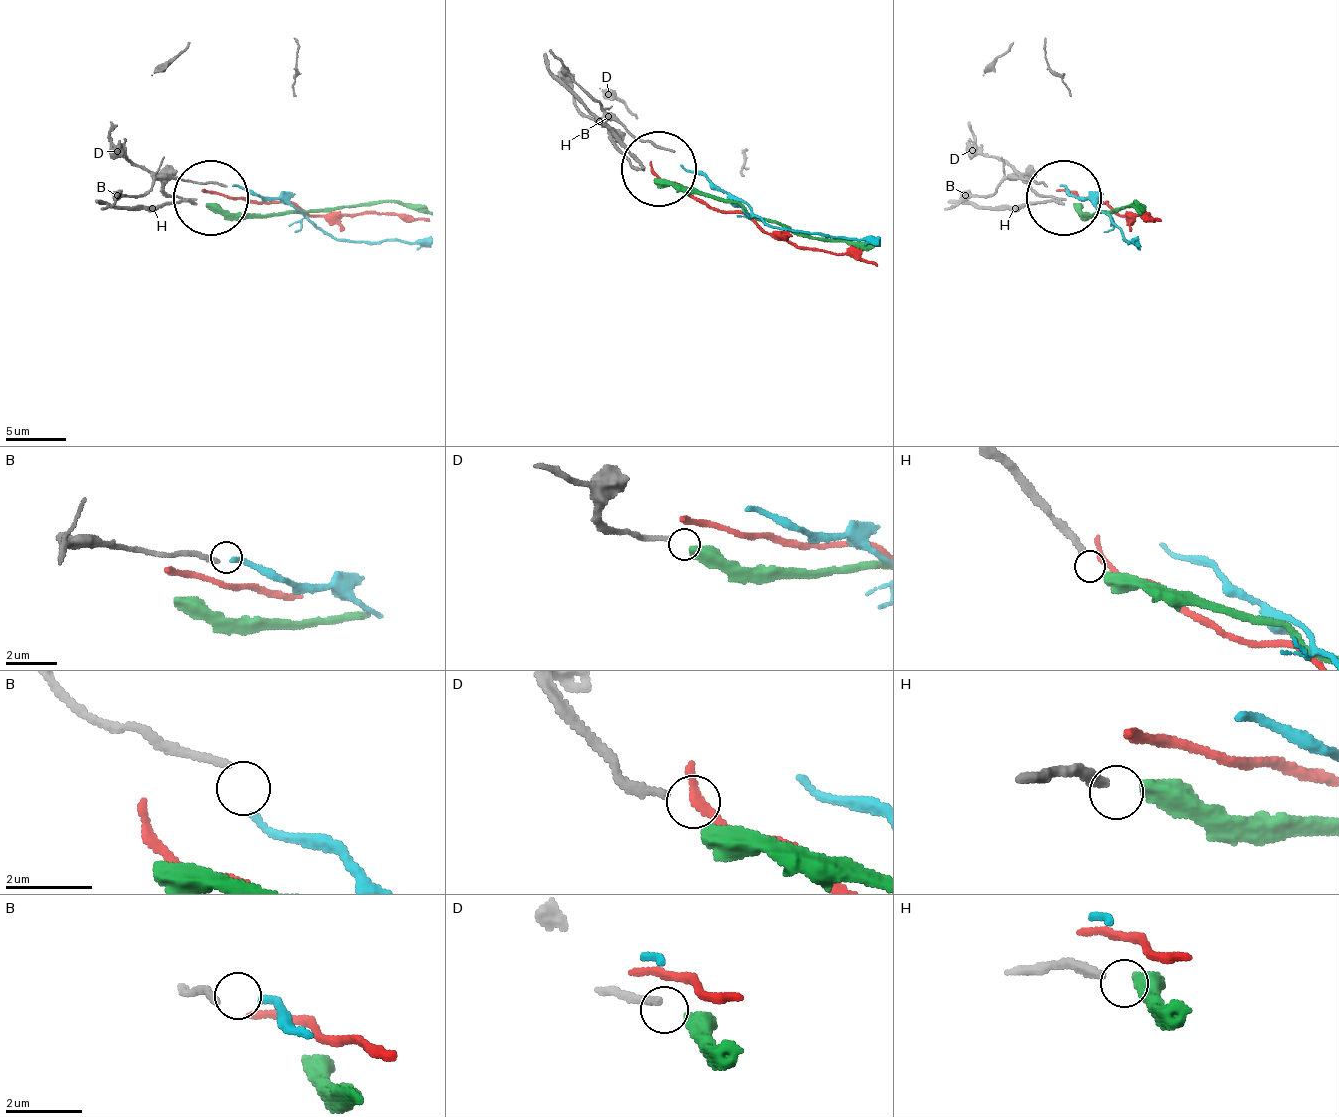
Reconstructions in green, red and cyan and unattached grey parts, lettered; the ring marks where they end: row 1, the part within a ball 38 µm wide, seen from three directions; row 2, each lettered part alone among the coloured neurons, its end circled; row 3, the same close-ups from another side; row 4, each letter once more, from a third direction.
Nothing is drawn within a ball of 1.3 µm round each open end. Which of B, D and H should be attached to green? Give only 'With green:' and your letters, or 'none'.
With green: H

